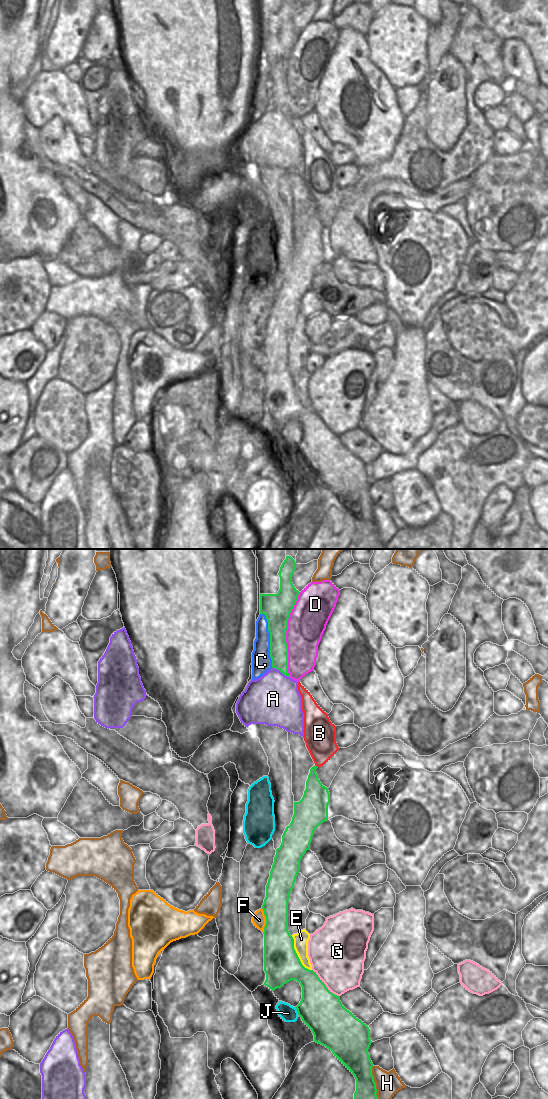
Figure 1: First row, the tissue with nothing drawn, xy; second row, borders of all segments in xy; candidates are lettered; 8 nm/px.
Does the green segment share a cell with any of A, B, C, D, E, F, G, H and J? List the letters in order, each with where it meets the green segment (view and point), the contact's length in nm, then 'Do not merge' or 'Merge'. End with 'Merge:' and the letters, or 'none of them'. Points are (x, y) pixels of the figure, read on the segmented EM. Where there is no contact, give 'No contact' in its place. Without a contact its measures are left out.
A: Touches green at xy (281, 671). Shared border 170 nm. Do not merge
B: Touches green at xy (316, 766). Shared border 40 nm. Do not merge
C: Touches green at xy (270, 639). Shared border 460 nm. Do not merge
D: Touches green at xy (285, 634). Shared border 700 nm. Do not merge
E: Touches green at xy (297, 955). Shared border 320 nm. Do not merge
F: Touches green at xy (266, 921). Shared border 200 nm. Do not merge
G: Touches green at xy (324, 984). Shared border 320 nm. Do not merge
H: Touches green at xy (374, 1082). Shared border 280 nm. Do not merge
J: Touches green at xy (297, 1011). Shared border 70 nm. Do not merge
Merge: none of them

